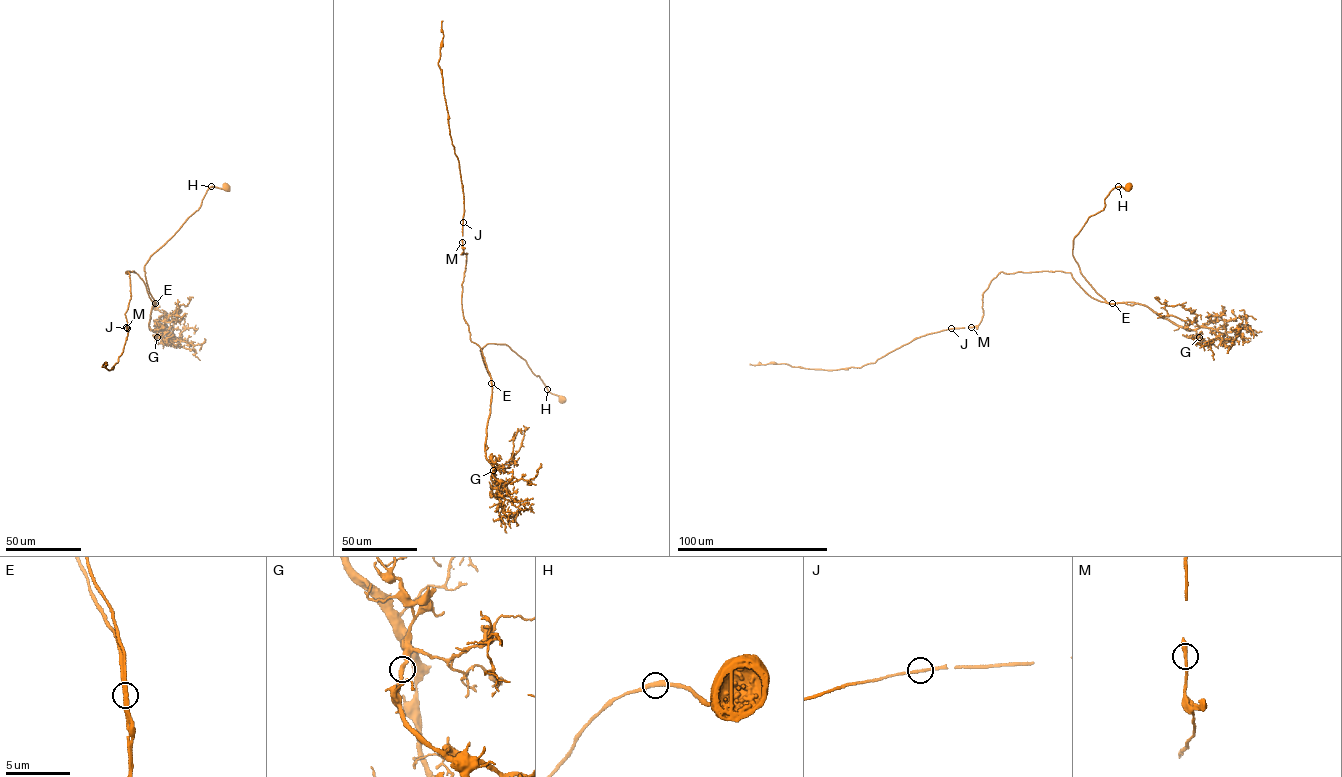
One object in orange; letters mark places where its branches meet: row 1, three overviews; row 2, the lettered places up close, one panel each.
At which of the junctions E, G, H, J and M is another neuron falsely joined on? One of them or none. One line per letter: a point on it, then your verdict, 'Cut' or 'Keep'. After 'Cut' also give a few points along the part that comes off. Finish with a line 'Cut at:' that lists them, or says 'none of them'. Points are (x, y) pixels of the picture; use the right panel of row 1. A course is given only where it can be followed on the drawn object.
E: Place: (1112, 303). Keep
G: Place: (1199, 337). Keep
H: Place: (1118, 186). Keep
J: Place: (951, 328). Keep
M: Place: (971, 327). Keep
Cut at: none of them

